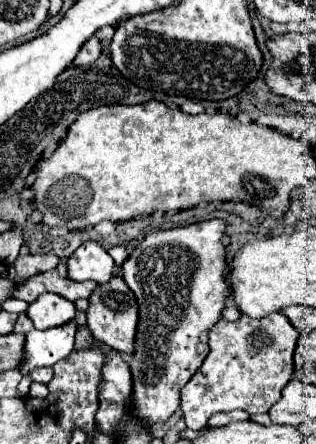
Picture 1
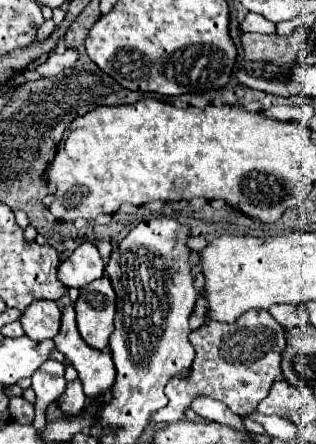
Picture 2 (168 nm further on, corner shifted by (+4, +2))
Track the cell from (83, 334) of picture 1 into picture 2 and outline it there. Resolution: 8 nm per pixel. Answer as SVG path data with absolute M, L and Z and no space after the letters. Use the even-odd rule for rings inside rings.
M70 305L62 309L62 327L54 337L54 343L56 349L64 353L64 357L78 371L84 393L92 403L112 389L116 381L116 367L112 355L96 351L88 347L88 343L84 343L84 339L76 331L76 313Z

